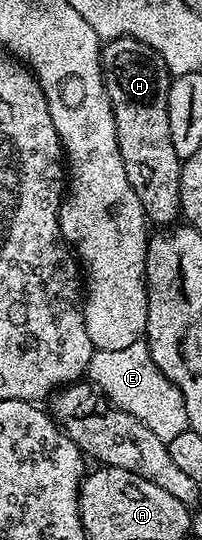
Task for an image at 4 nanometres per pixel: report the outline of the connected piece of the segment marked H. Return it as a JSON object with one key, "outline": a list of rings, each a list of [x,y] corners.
{"outline":[[[136,38],[110,39],[102,47],[101,57],[103,83],[115,117],[117,144],[121,152],[121,164],[125,164],[125,176],[129,176],[133,192],[137,192],[137,200],[141,200],[143,215],[147,217],[148,223],[155,228],[170,227],[181,214],[181,160],[173,148],[173,136],[169,136],[169,88],[173,75],[165,68],[165,60],[161,60],[159,53]]]}

